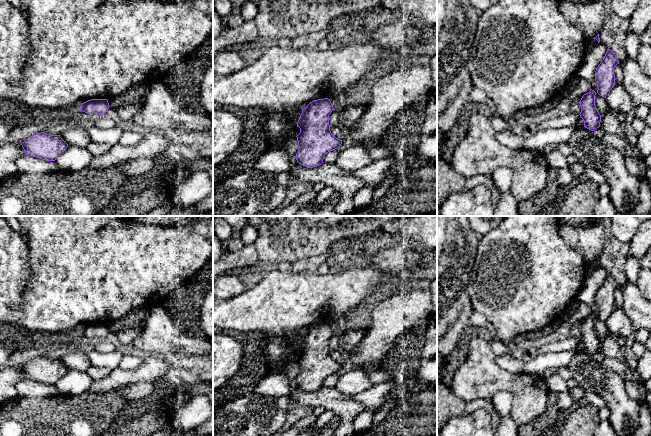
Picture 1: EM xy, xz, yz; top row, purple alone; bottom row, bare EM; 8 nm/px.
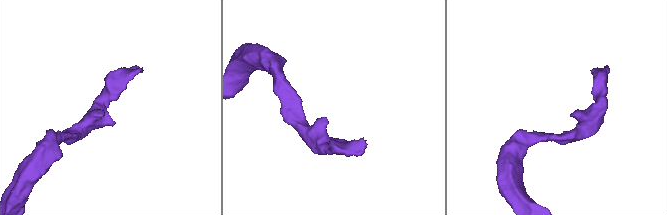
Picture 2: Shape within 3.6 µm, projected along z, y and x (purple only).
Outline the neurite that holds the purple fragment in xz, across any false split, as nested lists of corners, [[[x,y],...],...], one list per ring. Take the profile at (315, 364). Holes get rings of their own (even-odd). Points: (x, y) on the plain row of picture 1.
[[[328,322],[313,324],[303,334],[297,346],[300,357],[296,360],[299,373],[296,384],[313,392],[321,389],[325,379],[338,373],[342,364],[330,355],[329,339],[334,334]]]

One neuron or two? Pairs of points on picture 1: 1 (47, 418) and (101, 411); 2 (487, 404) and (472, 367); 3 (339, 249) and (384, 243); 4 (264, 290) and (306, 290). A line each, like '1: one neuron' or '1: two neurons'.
1: one neuron
2: two neurons
3: one neuron
4: one neuron

